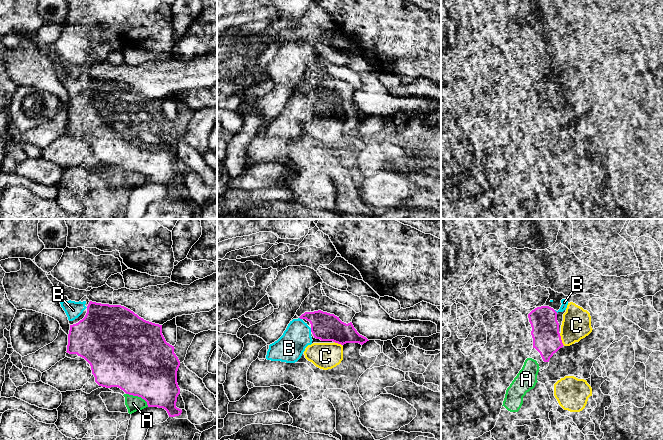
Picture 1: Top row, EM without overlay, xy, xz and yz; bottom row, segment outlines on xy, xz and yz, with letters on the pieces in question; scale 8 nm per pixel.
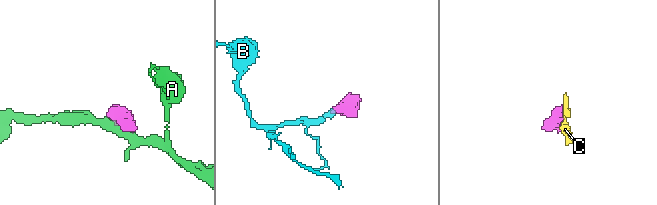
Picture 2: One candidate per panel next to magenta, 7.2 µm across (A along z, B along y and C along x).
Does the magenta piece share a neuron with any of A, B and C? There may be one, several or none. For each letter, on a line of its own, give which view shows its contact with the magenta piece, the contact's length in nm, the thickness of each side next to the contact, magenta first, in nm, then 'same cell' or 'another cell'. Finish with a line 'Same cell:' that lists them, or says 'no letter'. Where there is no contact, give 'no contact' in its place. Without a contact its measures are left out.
A: contact in xy; length 220 nm; calibres 500 and 130 nm; another cell
B: contact in xz; length 30 nm; calibres 220 and 220 nm; same cell
C: contact in yz; length 110 nm; calibres 220 and 240 nm; another cell
Same cell: B

